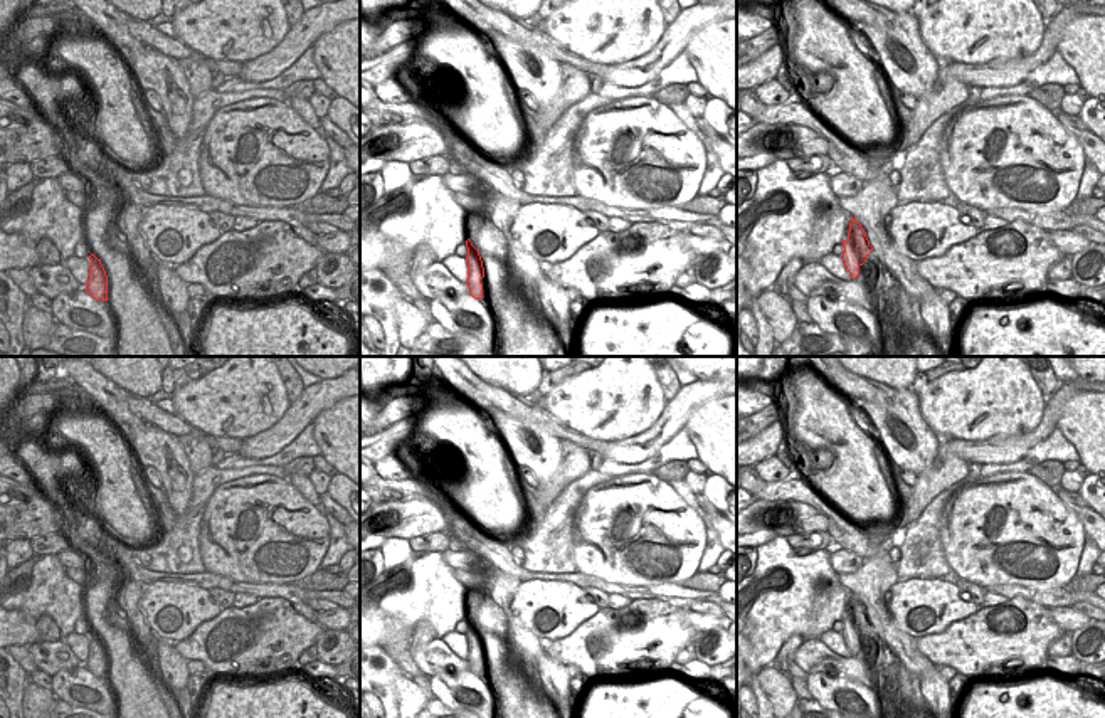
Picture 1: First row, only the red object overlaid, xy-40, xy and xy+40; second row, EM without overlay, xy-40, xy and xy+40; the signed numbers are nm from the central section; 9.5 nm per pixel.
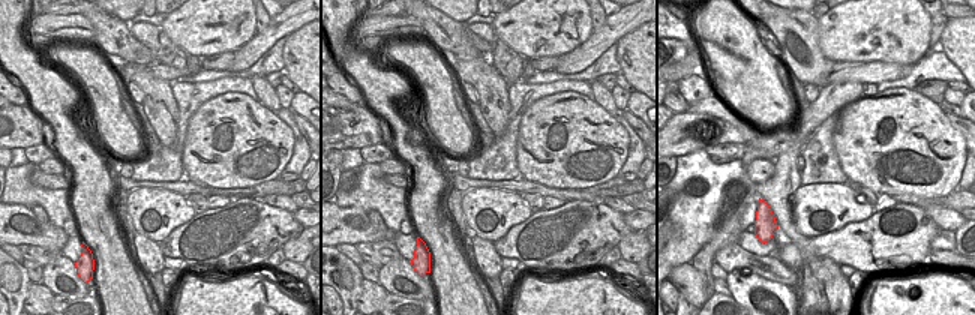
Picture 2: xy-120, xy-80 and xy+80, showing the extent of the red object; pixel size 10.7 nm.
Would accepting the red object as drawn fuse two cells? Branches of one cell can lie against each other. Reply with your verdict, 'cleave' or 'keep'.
keep

